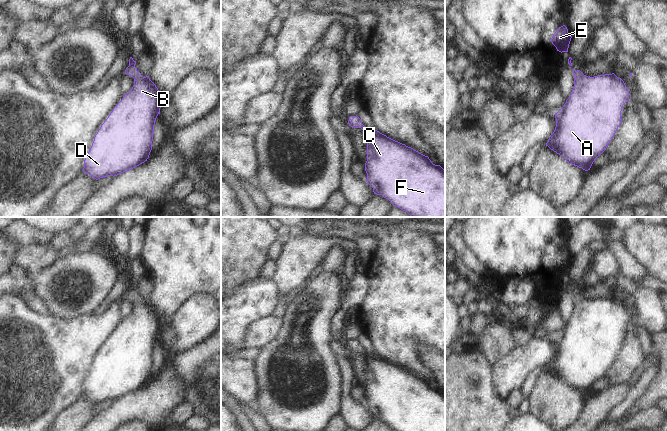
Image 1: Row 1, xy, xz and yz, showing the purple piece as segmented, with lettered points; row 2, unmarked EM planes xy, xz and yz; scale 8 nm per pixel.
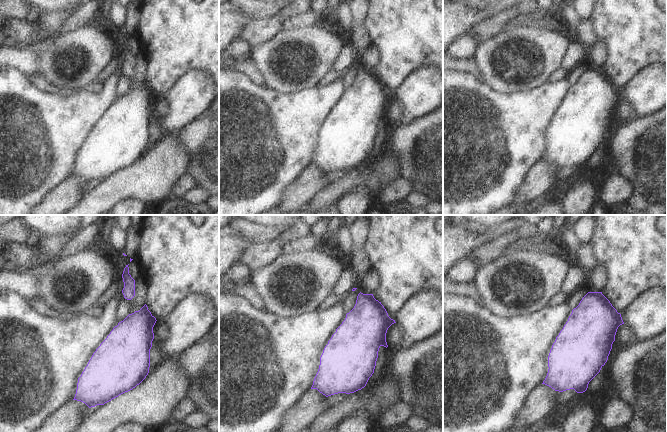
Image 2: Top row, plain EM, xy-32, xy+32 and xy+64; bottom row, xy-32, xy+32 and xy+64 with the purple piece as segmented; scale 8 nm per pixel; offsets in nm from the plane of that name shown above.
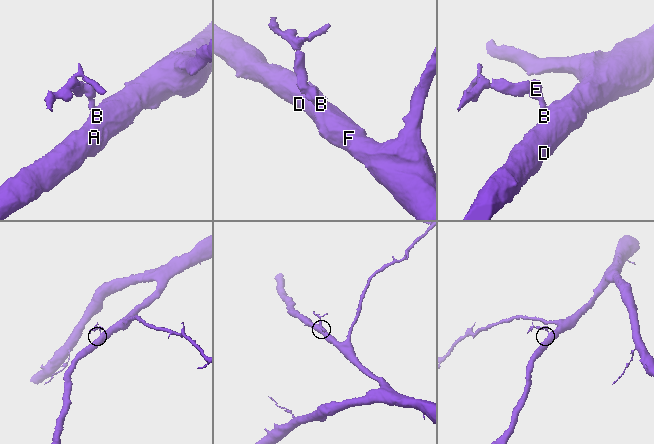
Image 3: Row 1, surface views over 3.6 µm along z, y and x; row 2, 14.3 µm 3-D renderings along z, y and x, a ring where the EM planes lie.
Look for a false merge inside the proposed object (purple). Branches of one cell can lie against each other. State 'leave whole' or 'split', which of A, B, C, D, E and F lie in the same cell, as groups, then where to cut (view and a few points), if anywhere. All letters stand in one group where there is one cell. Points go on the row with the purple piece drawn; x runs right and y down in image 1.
leave whole; groups A B C D E F; cut none

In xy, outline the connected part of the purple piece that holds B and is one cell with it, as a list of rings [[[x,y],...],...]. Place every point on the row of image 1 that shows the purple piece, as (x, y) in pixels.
[[[129,59],[125,73],[134,78],[131,91],[124,95],[101,125],[92,146],[84,160],[83,172],[96,180],[117,176],[147,161],[152,150],[154,125],[162,104],[167,100],[162,96],[149,76],[143,77],[135,67],[136,61]]]

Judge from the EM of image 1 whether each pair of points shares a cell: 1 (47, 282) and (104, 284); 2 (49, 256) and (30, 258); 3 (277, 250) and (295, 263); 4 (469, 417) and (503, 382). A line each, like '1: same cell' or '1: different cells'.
1: same cell
2: same cell
3: different cells
4: different cells

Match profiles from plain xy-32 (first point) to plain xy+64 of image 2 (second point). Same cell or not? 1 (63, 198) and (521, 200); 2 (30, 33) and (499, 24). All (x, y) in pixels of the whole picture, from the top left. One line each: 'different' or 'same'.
1: same
2: same

